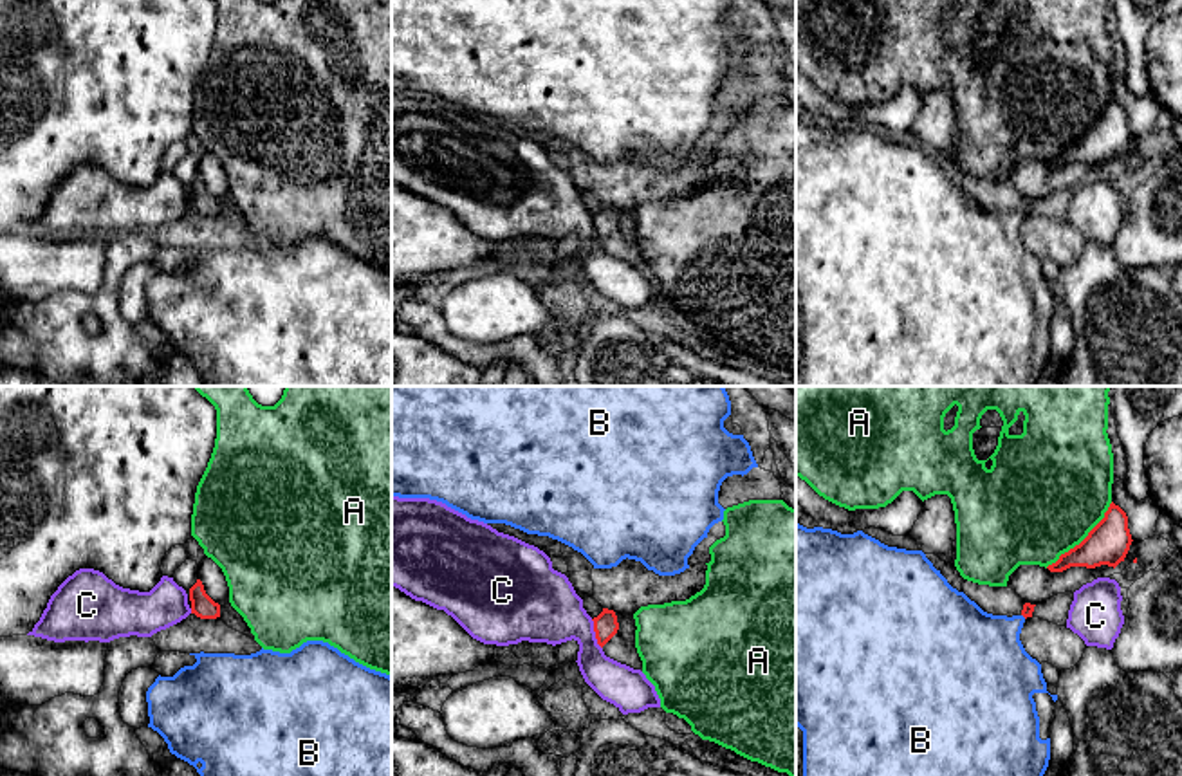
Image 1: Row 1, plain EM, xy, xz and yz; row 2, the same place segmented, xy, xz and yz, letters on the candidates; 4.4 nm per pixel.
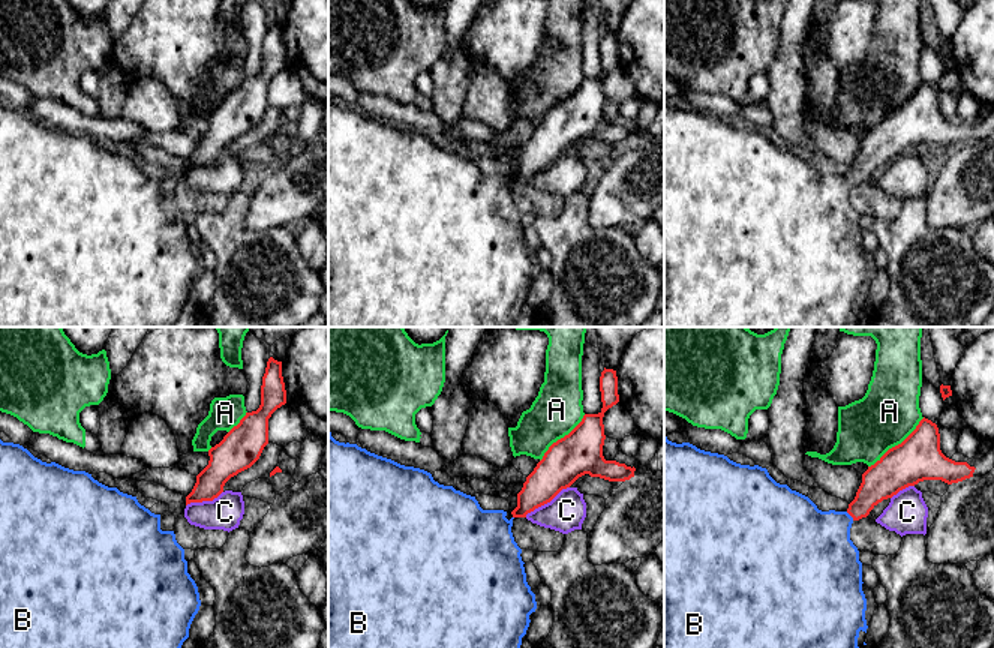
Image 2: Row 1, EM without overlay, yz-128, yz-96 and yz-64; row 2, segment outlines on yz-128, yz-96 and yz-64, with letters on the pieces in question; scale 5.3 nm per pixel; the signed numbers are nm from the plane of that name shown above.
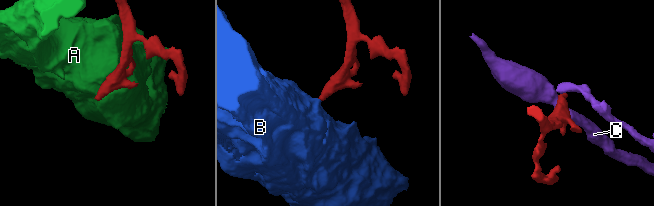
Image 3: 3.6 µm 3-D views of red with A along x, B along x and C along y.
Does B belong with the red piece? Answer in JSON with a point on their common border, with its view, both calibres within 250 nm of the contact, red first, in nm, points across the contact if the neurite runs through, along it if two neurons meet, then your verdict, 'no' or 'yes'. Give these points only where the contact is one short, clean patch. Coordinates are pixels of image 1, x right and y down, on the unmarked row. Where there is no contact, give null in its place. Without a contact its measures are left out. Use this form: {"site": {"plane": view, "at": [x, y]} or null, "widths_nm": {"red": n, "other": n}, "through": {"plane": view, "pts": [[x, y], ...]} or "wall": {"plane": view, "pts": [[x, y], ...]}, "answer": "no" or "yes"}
{"site": {"plane": "yz", "at": [1024, 212]}, "widths_nm": {"red": 50, "other": 360}, "through": {"plane": "yz", "pts": [[1027, 206], [1024, 212], [982, 249]]}, "answer": "yes"}

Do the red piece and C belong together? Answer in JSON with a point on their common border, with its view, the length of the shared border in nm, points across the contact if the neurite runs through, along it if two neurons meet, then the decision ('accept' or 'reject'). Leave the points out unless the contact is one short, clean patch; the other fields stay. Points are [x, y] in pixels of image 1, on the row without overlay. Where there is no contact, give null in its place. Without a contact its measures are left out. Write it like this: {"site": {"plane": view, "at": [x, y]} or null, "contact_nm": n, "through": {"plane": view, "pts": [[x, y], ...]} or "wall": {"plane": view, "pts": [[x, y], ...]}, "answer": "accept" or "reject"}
{"site": {"plane": "xz", "at": [596, 230]}, "contact_nm": 140, "wall": {"plane": "xz", "pts": [[590, 215], [596, 239], [601, 244]]}, "answer": "reject"}

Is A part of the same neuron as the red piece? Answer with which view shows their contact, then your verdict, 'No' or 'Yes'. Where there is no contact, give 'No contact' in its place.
Touches red in yz. No

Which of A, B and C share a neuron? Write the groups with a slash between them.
A / B / C

